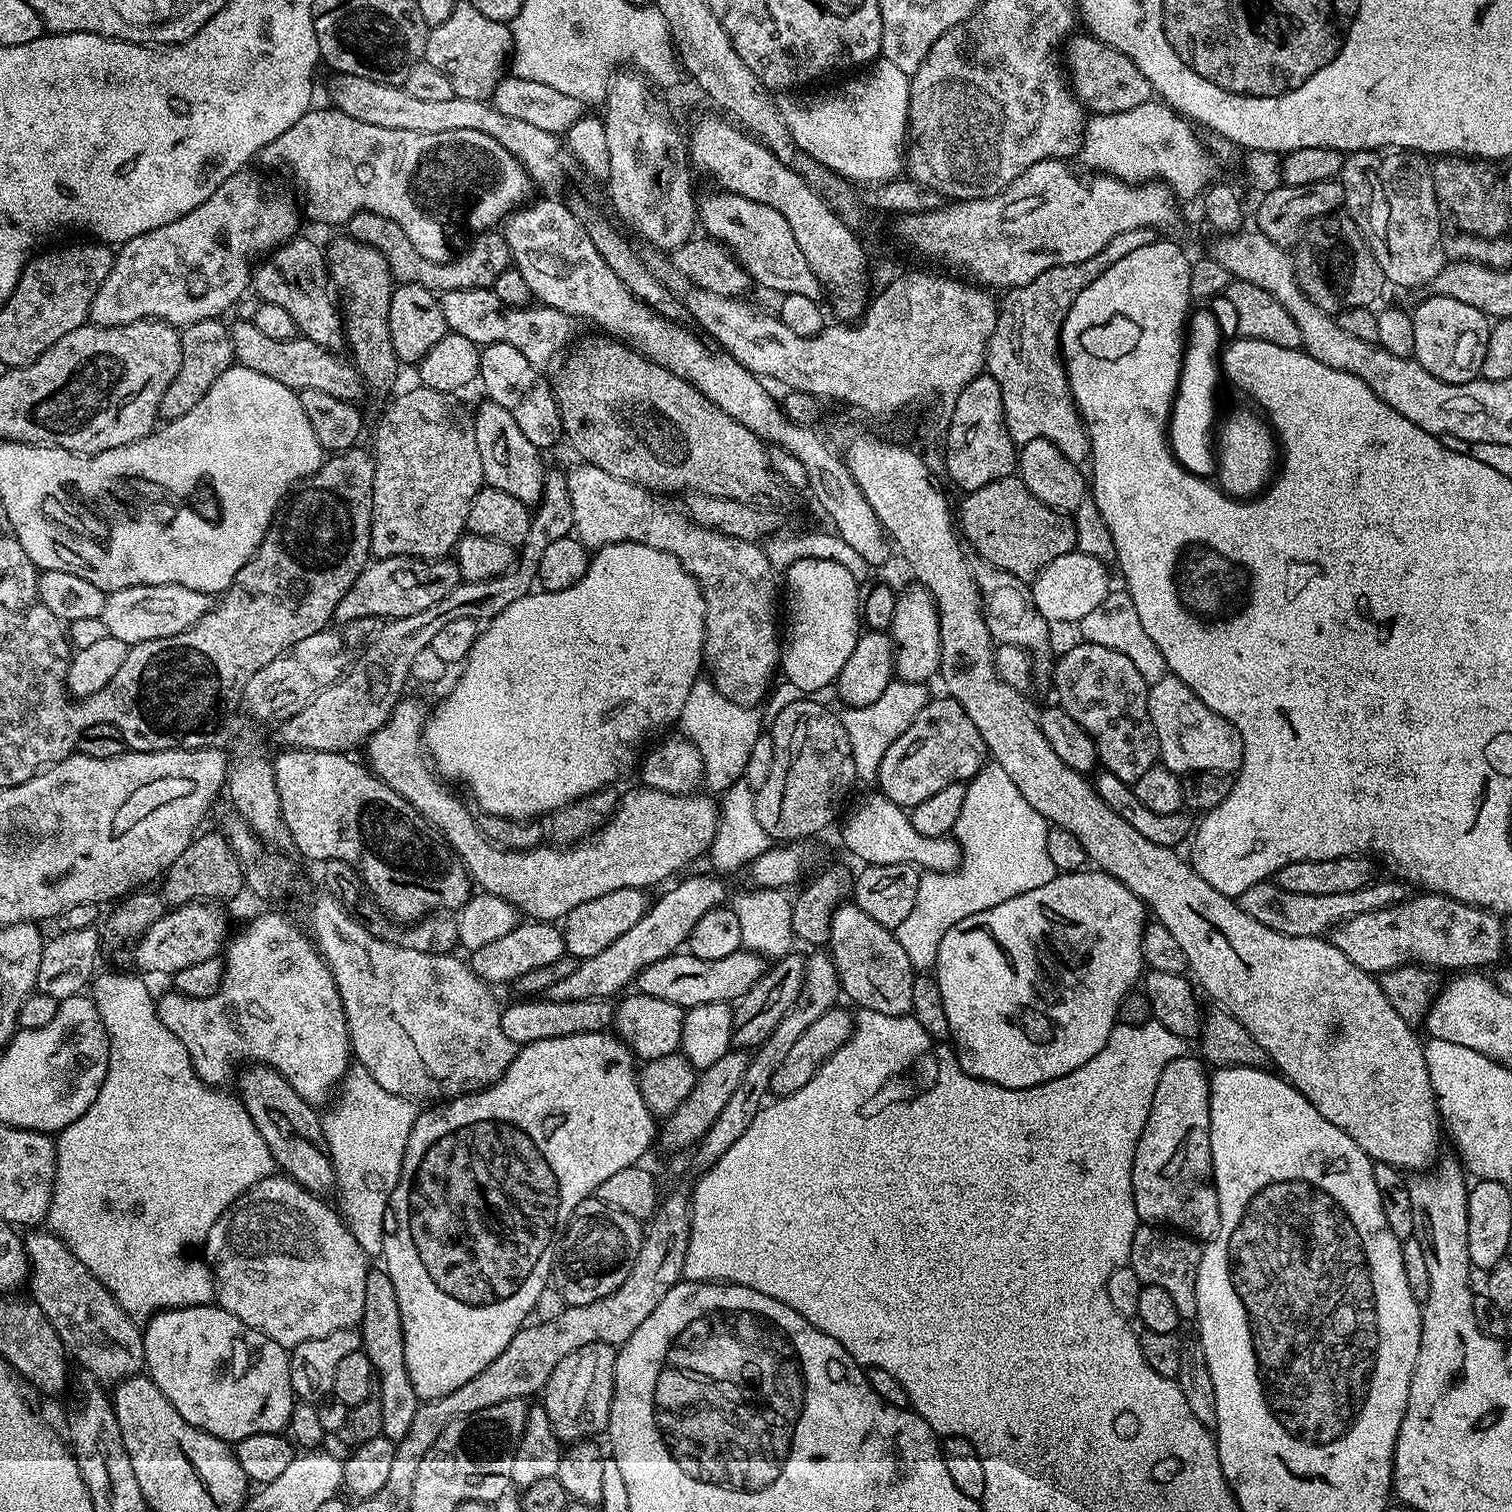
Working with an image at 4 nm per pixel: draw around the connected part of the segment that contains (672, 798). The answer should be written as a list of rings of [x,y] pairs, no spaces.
[[[647,786],[632,788],[621,795],[616,811],[612,813],[607,824],[595,834],[571,846],[541,846],[529,852],[504,852],[504,860],[476,860],[476,856],[488,856],[494,852],[479,832],[469,831],[469,836],[460,840],[459,855],[468,866],[468,871],[475,883],[483,891],[491,895],[501,896],[525,917],[536,922],[560,922],[574,910],[574,906],[582,906],[582,902],[590,902],[590,898],[602,898],[602,894],[610,894],[610,890],[638,888],[648,890],[651,884],[660,884],[667,876],[675,874],[679,868],[687,866],[691,860],[707,853],[715,840],[716,828],[720,814],[717,801],[711,795],[681,794],[679,792],[663,792]]]

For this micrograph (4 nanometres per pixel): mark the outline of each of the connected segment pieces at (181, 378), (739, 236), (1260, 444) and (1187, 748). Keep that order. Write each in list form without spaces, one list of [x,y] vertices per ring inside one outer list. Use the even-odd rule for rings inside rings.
[[[220,318],[203,320],[187,325],[180,332],[182,342],[182,366],[178,366],[178,374],[168,387],[168,395],[162,398],[160,411],[165,417],[175,418],[194,410],[198,402],[214,386],[217,378],[234,364],[234,346],[232,334],[227,323]]]
[[[715,190],[709,196],[701,195],[698,200],[698,224],[705,228],[707,235],[720,241],[738,263],[747,269],[749,277],[756,280],[764,288],[779,294],[802,294],[806,298],[819,301],[822,296],[820,279],[810,270],[810,262],[806,262],[806,254],[798,247],[794,238],[794,230],[790,230],[790,222],[774,210],[774,206],[766,206],[754,197],[734,194],[723,190]]]
[[[1240,410],[1223,424],[1219,436],[1218,433],[1216,436],[1216,478],[1221,491],[1233,499],[1246,500],[1257,495],[1269,481],[1270,472],[1272,470],[1273,473],[1276,464],[1273,431],[1258,414],[1257,416],[1248,410]]]
[[[1166,674],[1158,682],[1154,682],[1148,689],[1148,709],[1150,710],[1150,722],[1154,722],[1154,730],[1158,734],[1160,743],[1159,763],[1171,772],[1187,774],[1190,772],[1222,772],[1235,774],[1240,771],[1240,763],[1244,757],[1242,746],[1242,734],[1222,714],[1210,710],[1186,682],[1182,682],[1174,674]]]

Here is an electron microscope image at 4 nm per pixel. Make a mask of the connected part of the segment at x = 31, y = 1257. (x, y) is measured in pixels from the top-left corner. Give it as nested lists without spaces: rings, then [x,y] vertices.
[[[47,1230],[29,1232],[32,1233],[29,1236],[25,1235],[23,1242],[31,1272],[32,1293],[30,1296],[34,1303],[44,1311],[50,1326],[54,1326],[58,1338],[64,1344],[65,1353],[73,1361],[76,1359],[78,1363],[84,1364],[83,1371],[100,1381],[104,1386],[115,1386],[122,1380],[128,1380],[131,1376],[141,1375],[145,1371],[144,1333],[141,1325],[122,1310],[122,1306],[110,1294],[110,1290],[106,1290],[106,1286],[102,1286],[86,1270],[86,1266],[82,1266],[82,1262],[78,1262],[78,1258],[74,1258],[71,1250],[57,1236],[53,1236]]]

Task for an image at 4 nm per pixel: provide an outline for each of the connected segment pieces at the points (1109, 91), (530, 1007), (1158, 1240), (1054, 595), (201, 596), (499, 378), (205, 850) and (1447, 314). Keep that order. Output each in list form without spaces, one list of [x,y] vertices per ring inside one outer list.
[[[1073,35],[1070,40],[1070,45],[1072,44],[1070,80],[1072,76],[1071,83],[1074,85],[1074,94],[1085,109],[1093,108],[1091,111],[1095,115],[1109,116],[1110,114],[1122,114],[1126,110],[1134,110],[1134,106],[1142,106],[1153,99],[1154,93],[1146,74],[1142,74],[1142,70],[1138,70],[1138,66],[1134,66],[1134,62],[1130,62],[1130,58],[1126,58],[1126,54],[1122,54],[1122,50],[1114,50],[1114,46],[1102,42],[1097,36],[1083,35]]]
[[[520,998],[518,1000],[517,1004],[505,1003],[500,1014],[503,1033],[517,1046],[546,1038],[562,1038],[579,1032],[598,1032],[607,1029],[614,1020],[614,1004],[611,999],[576,1002],[558,1002],[547,998]]]
[[[1160,1226],[1137,1228],[1128,1264],[1138,1274],[1141,1285],[1162,1286],[1174,1304],[1178,1306],[1181,1321],[1192,1322],[1196,1318],[1196,1283],[1200,1265],[1201,1245],[1193,1237]]]
[[[1073,550],[1062,554],[1062,558],[1054,558],[1040,572],[1036,573],[1031,581],[1032,597],[1034,606],[1045,620],[1055,622],[1055,620],[1072,620],[1078,622],[1102,602],[1110,591],[1108,585],[1109,565],[1102,563],[1098,558],[1092,557],[1088,553]]]
[[[139,584],[119,588],[105,595],[100,620],[109,636],[126,642],[129,646],[150,642],[154,638],[170,638],[194,626],[207,614],[210,607],[209,593],[199,592],[177,584]]]
[[[490,344],[480,354],[479,383],[484,383],[487,399],[492,400],[514,422],[518,422],[522,434],[526,434],[529,442],[541,450],[555,446],[564,436],[564,424],[560,421],[560,406],[556,402],[556,393],[553,385],[547,384],[540,377],[541,369],[526,360],[514,346],[508,344]]]
[[[201,831],[192,844],[163,873],[164,892],[162,898],[169,907],[180,907],[193,902],[225,902],[240,892],[246,873],[244,865],[228,844],[223,831]]]
[[[1429,295],[1429,300],[1421,302],[1412,312],[1414,322],[1414,358],[1434,378],[1451,384],[1465,384],[1480,376],[1482,358],[1486,358],[1488,333],[1490,331],[1489,317],[1483,312],[1474,310],[1474,306],[1466,306],[1466,302],[1458,302],[1458,298]]]

